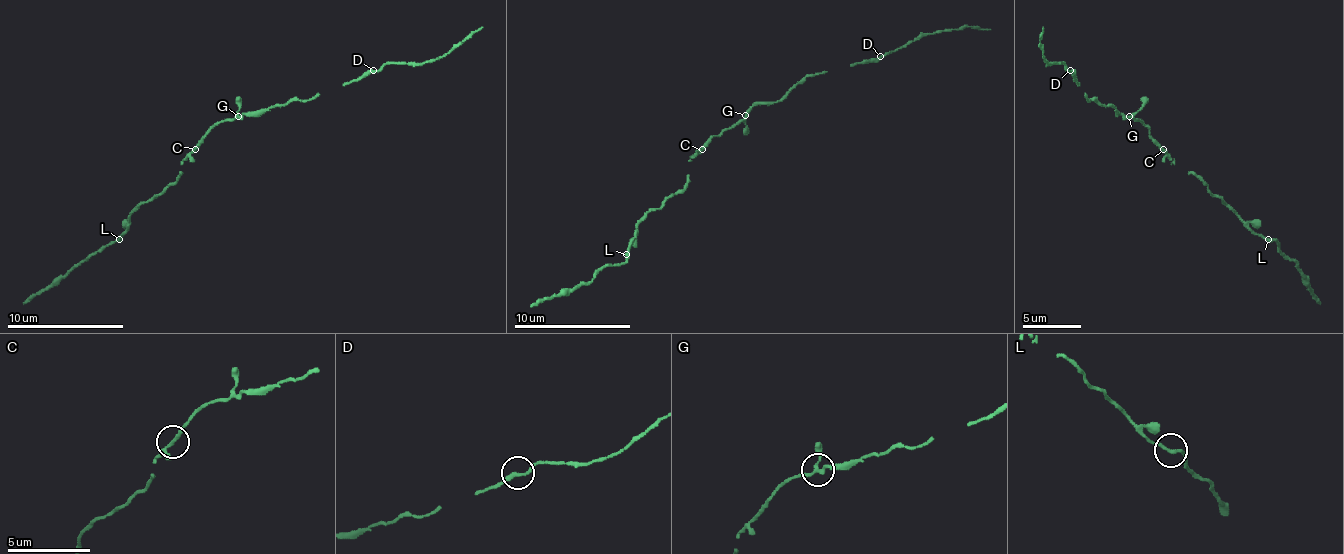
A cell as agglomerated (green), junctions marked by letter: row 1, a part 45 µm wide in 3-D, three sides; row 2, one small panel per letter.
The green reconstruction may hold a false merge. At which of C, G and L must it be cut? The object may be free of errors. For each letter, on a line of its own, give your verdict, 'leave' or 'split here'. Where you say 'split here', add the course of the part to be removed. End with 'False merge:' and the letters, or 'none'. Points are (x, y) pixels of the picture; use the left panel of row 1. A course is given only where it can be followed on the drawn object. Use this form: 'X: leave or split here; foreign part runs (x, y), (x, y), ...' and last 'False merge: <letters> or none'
C: leave
G: leave
L: leave
False merge: none

